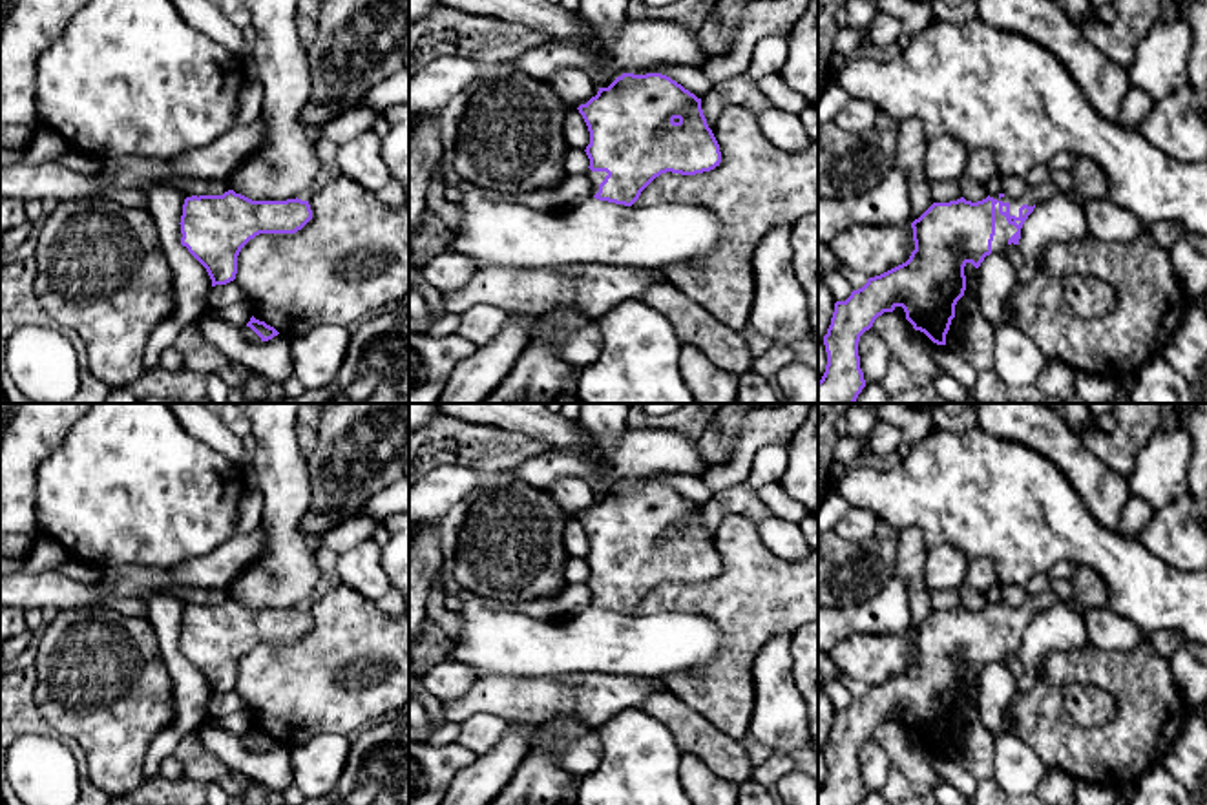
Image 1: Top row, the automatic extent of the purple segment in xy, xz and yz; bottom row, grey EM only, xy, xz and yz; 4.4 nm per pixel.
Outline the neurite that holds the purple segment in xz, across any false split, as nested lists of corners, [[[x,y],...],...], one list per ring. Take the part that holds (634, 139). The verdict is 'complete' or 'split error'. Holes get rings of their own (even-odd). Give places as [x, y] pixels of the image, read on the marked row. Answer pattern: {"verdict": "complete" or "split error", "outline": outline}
{"verdict": "split error", "outline": [[[623,73],[608,88],[581,104],[590,144],[590,193],[599,201],[632,206],[641,192],[661,173],[696,175],[721,162],[719,144],[707,124],[701,99],[661,73]]]}

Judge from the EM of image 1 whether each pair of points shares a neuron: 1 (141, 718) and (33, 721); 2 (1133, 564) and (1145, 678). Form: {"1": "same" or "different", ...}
{"1": "different", "2": "different"}

